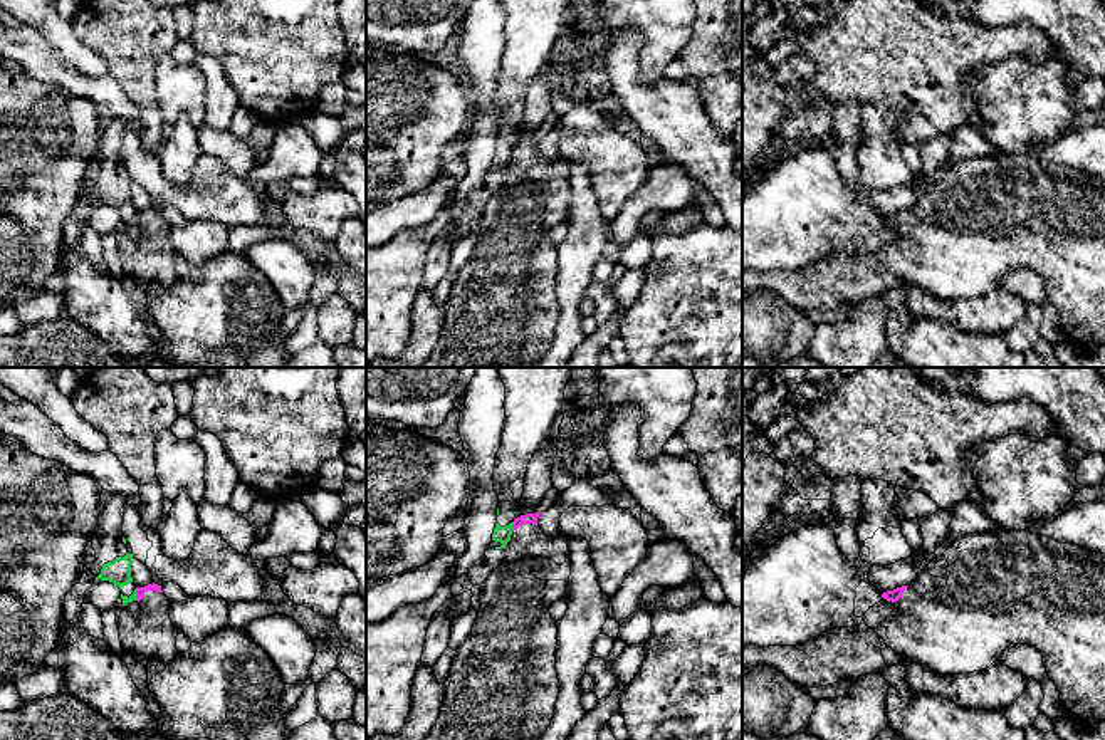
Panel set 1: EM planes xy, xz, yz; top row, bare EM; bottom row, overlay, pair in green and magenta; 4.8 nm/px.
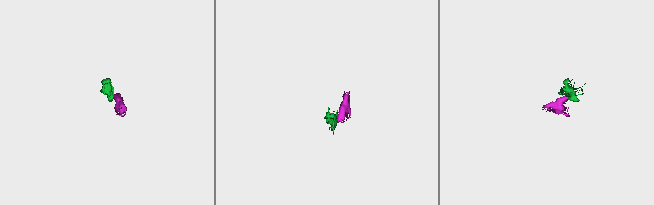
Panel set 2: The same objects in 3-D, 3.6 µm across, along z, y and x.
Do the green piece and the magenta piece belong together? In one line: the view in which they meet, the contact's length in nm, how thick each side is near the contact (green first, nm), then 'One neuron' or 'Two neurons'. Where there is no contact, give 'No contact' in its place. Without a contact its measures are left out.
Touches green in xz. Shared border 50 nm. Thickness 80 nm (green) against 50 nm. Two neurons

